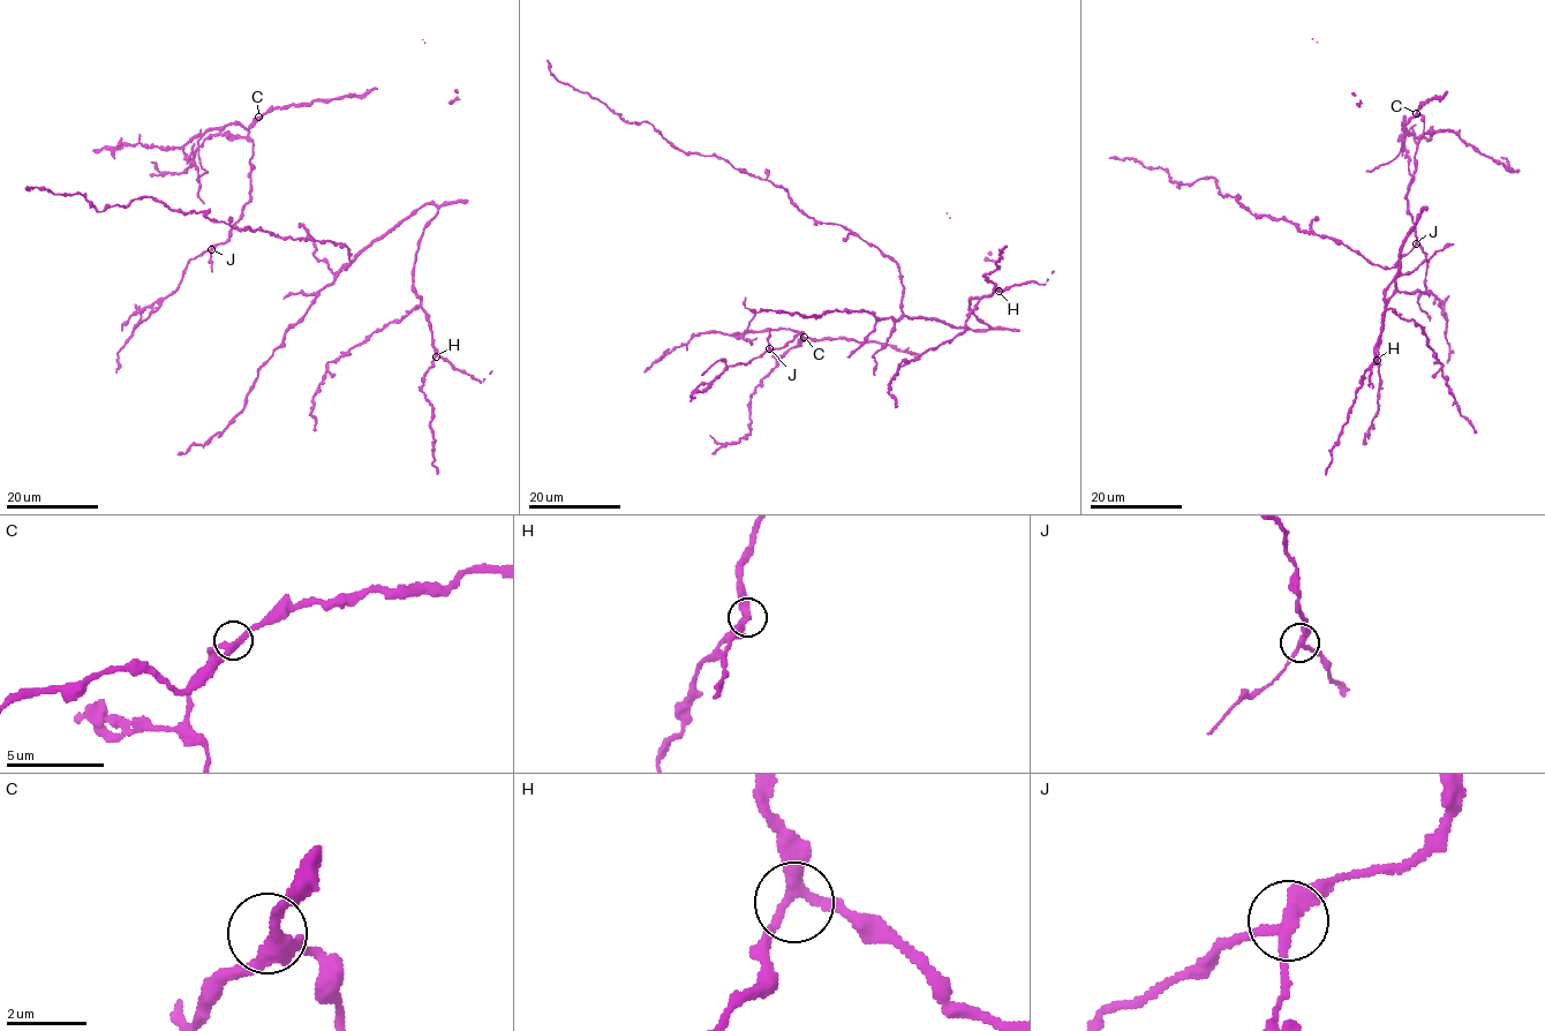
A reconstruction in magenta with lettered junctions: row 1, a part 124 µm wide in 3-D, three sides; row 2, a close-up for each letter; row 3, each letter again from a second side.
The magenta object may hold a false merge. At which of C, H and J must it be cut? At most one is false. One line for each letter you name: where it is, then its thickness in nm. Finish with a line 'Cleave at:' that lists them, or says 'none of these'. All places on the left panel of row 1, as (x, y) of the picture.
J: Place: (211, 249). Thickness 280 nm
Cleave at: J

